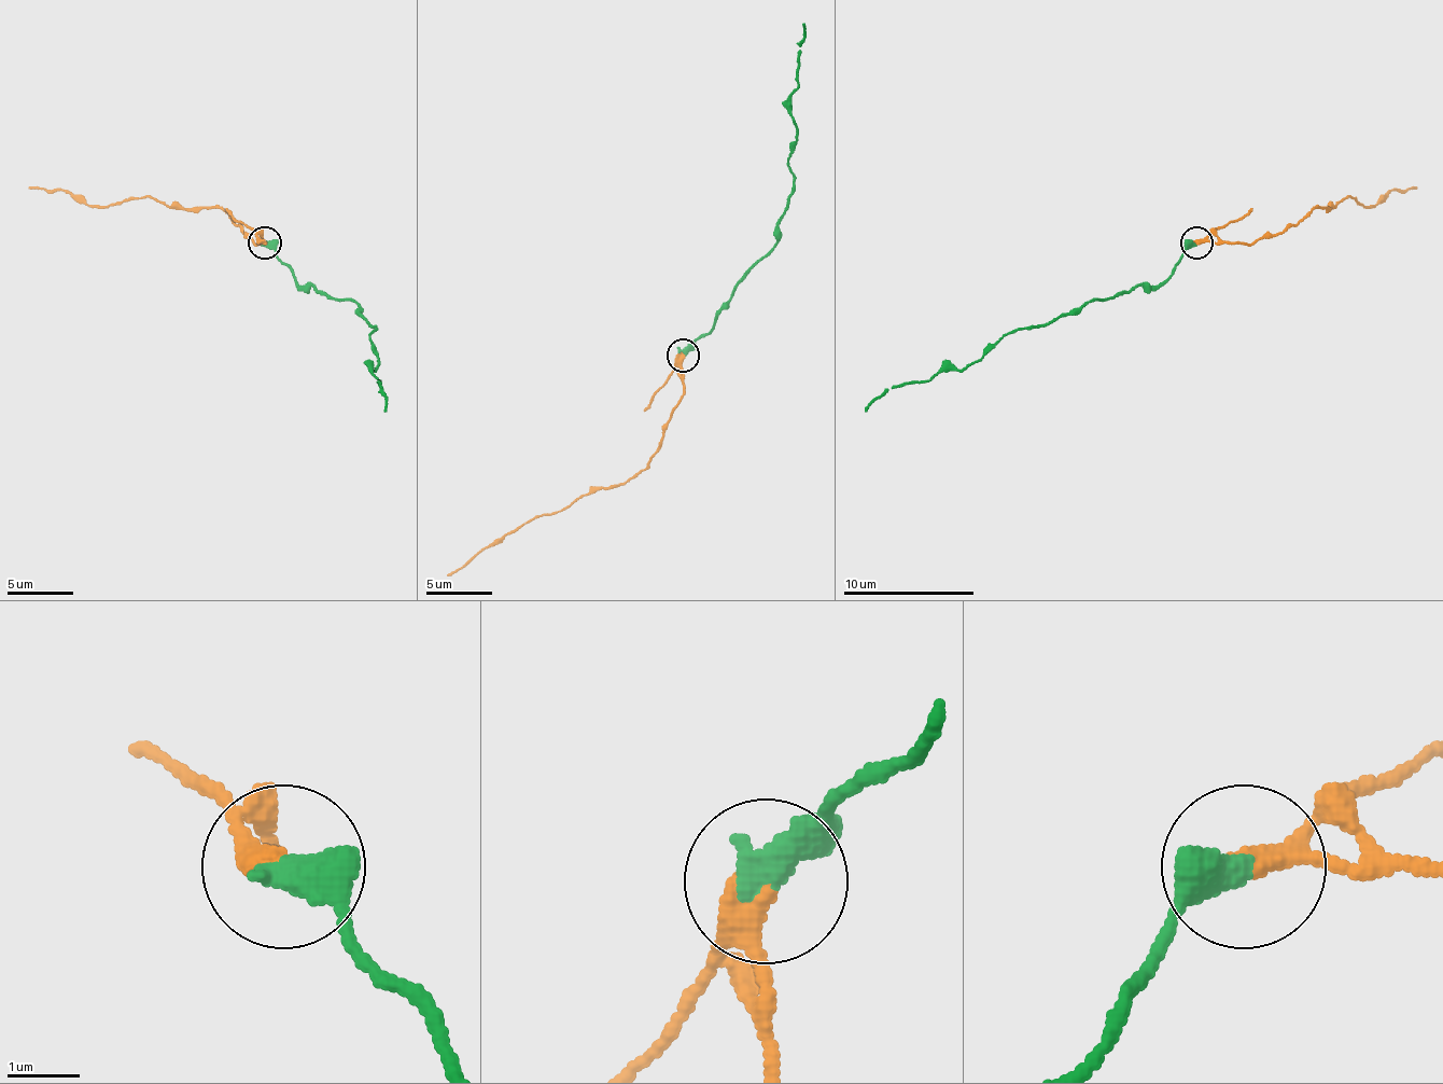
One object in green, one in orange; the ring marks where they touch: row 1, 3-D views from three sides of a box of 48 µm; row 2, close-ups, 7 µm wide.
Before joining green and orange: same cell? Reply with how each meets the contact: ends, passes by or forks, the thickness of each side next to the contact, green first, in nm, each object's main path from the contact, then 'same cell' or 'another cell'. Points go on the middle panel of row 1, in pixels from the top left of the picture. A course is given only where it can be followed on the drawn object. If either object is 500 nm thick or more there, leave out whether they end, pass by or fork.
green passes by; orange passes by; calibres 360 and 280 nm; course green (682, 355), (778, 239), (778, 220), (794, 177), (787, 157), (797, 137), (790, 98), (803, 23); course orange (682, 355), (682, 400), (659, 449), (640, 472), (616, 485), (590, 489), (508, 531), (446, 574); same cell

